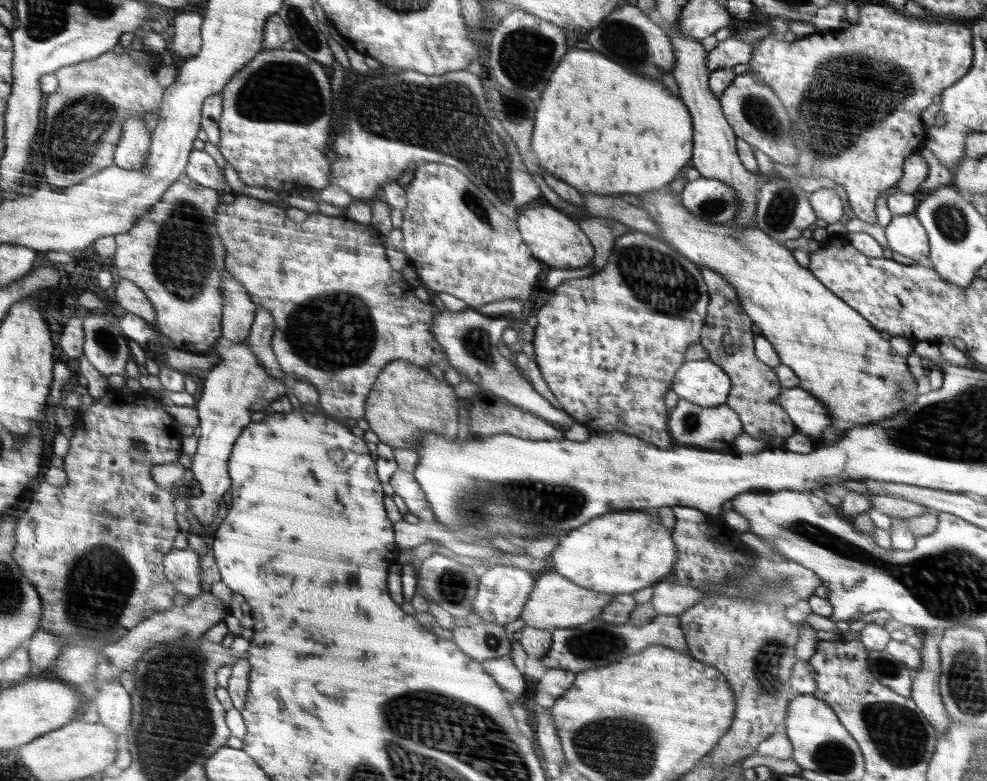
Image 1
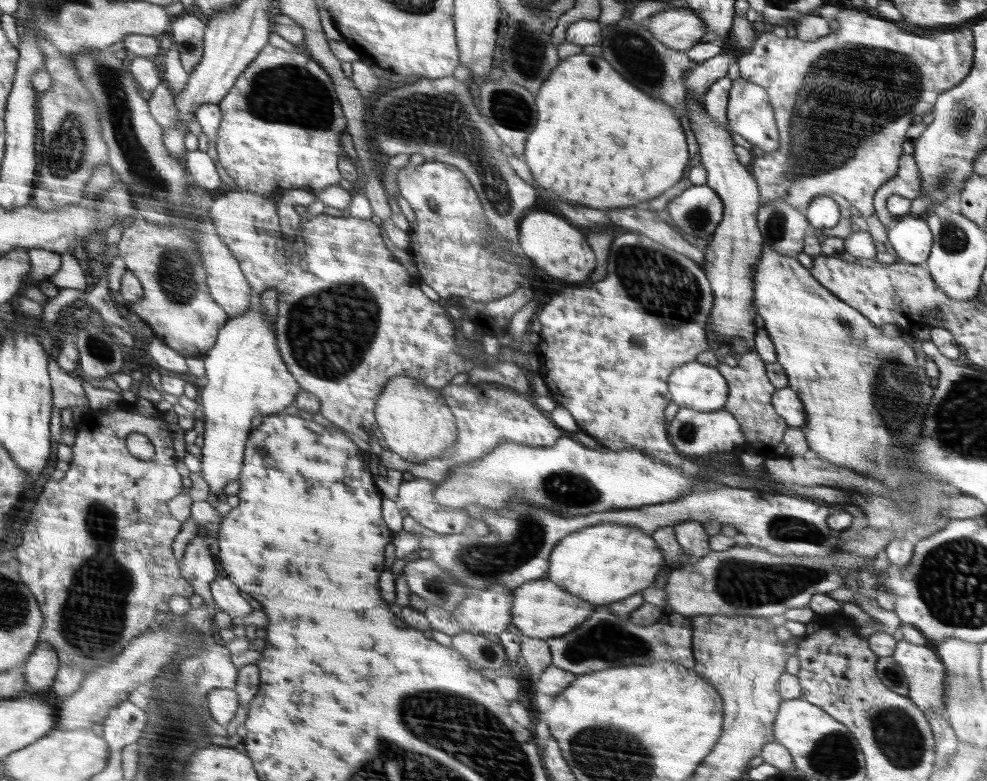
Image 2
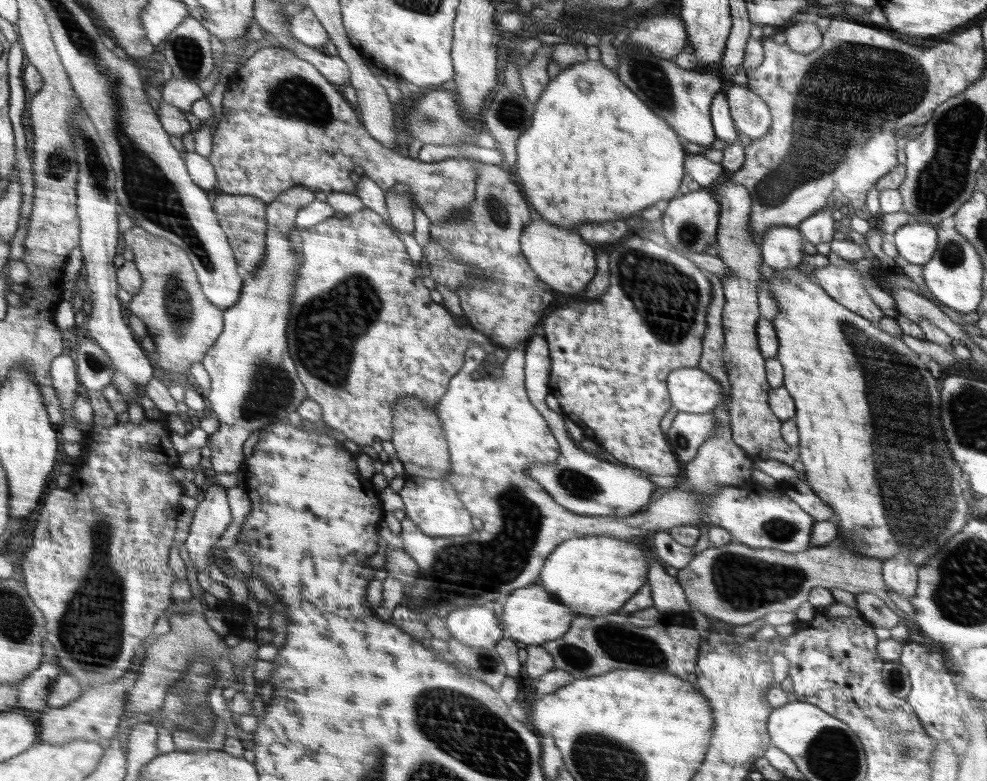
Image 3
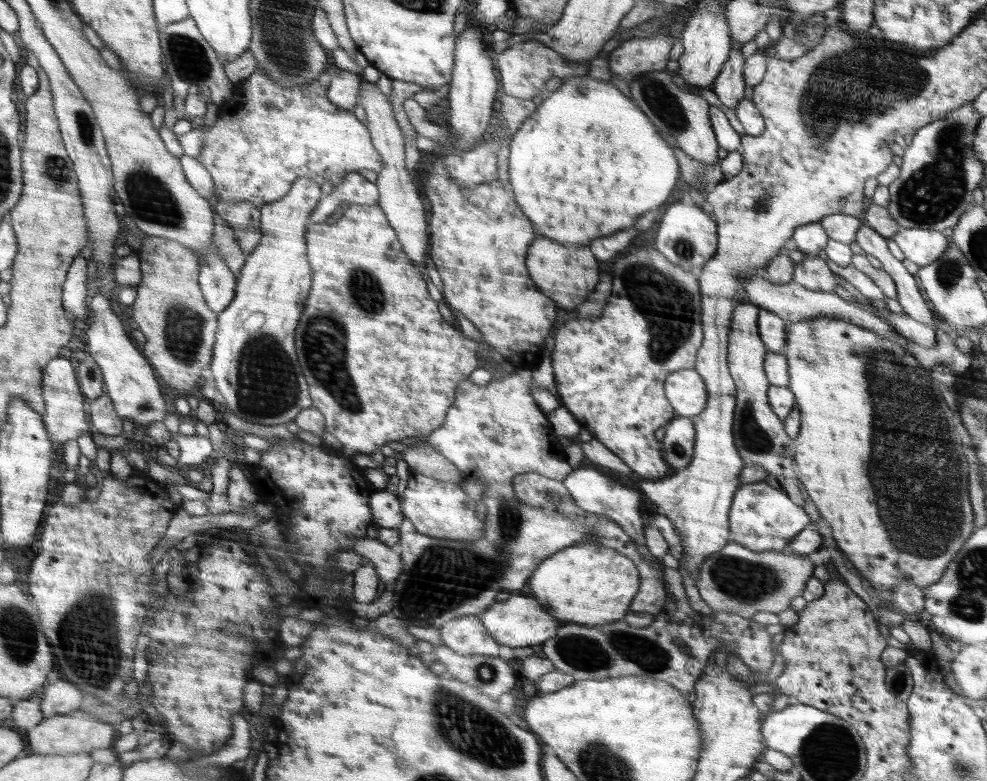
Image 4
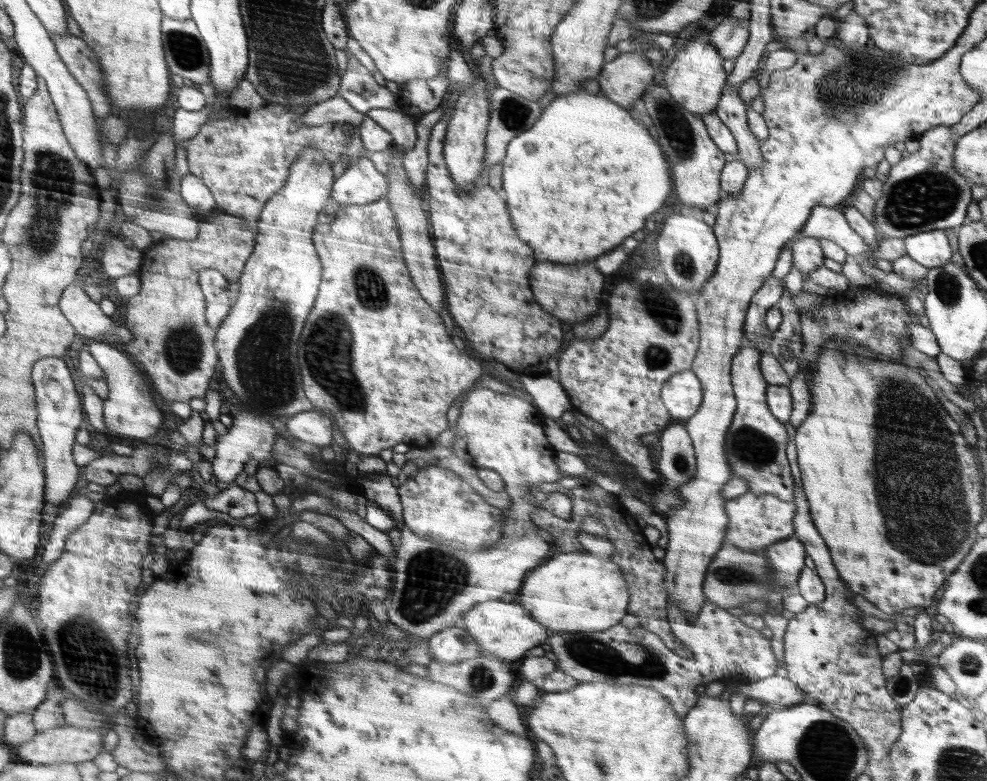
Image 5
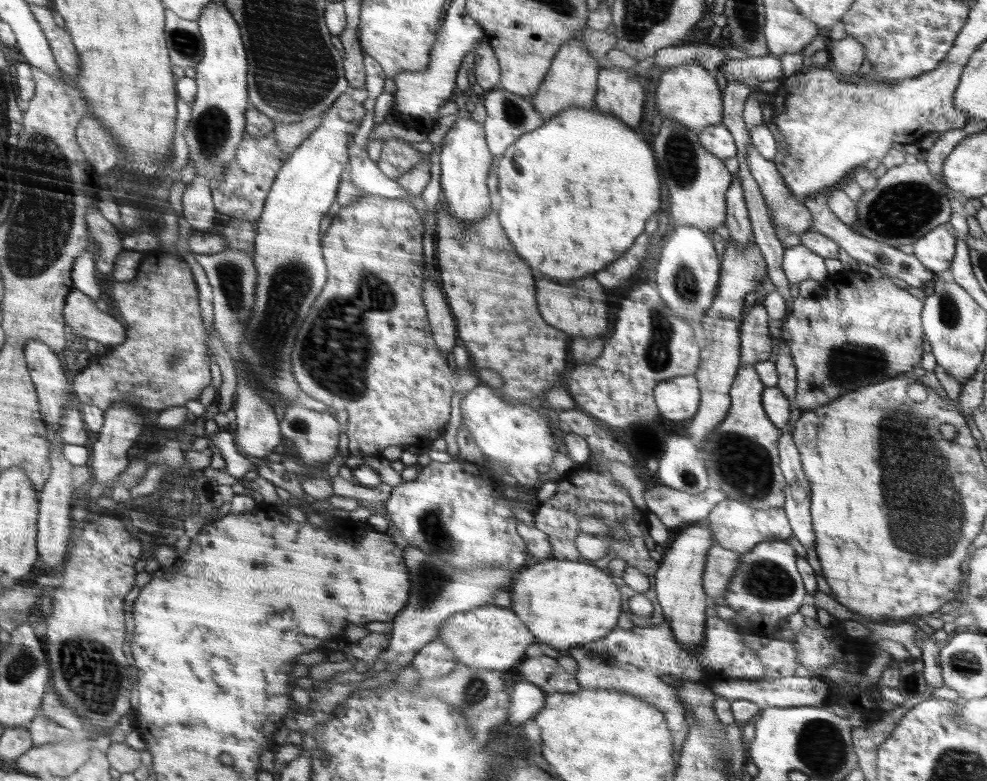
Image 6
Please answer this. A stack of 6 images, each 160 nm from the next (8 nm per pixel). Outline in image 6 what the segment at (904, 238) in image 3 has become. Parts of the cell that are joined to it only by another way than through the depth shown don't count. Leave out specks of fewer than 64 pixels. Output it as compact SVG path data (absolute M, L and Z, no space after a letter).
M945 226L936 227L919 238L913 245L914 255L934 274L948 272L958 246L954 236Z

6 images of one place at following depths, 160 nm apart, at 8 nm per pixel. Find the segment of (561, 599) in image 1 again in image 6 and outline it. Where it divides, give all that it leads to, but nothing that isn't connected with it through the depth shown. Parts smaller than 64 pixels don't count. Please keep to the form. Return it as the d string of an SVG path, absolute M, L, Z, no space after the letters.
M486 604L452 616L440 628L438 639L448 645L458 663L474 669L508 670L526 654L526 648L536 642L522 624L514 609L496 608Z

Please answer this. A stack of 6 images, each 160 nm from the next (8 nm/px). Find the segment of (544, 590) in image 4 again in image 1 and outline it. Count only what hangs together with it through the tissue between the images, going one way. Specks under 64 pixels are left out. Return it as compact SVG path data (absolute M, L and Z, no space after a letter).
M638 509L638 512L612 512L598 516L596 520L590 520L584 524L584 528L575 528L576 532L570 531L560 539L558 546L552 555L554 571L568 577L574 584L588 590L605 592L606 594L630 595L633 592L653 586L659 582L664 574L668 574L675 566L678 559L672 531L668 530L658 516L650 516L648 510Z

